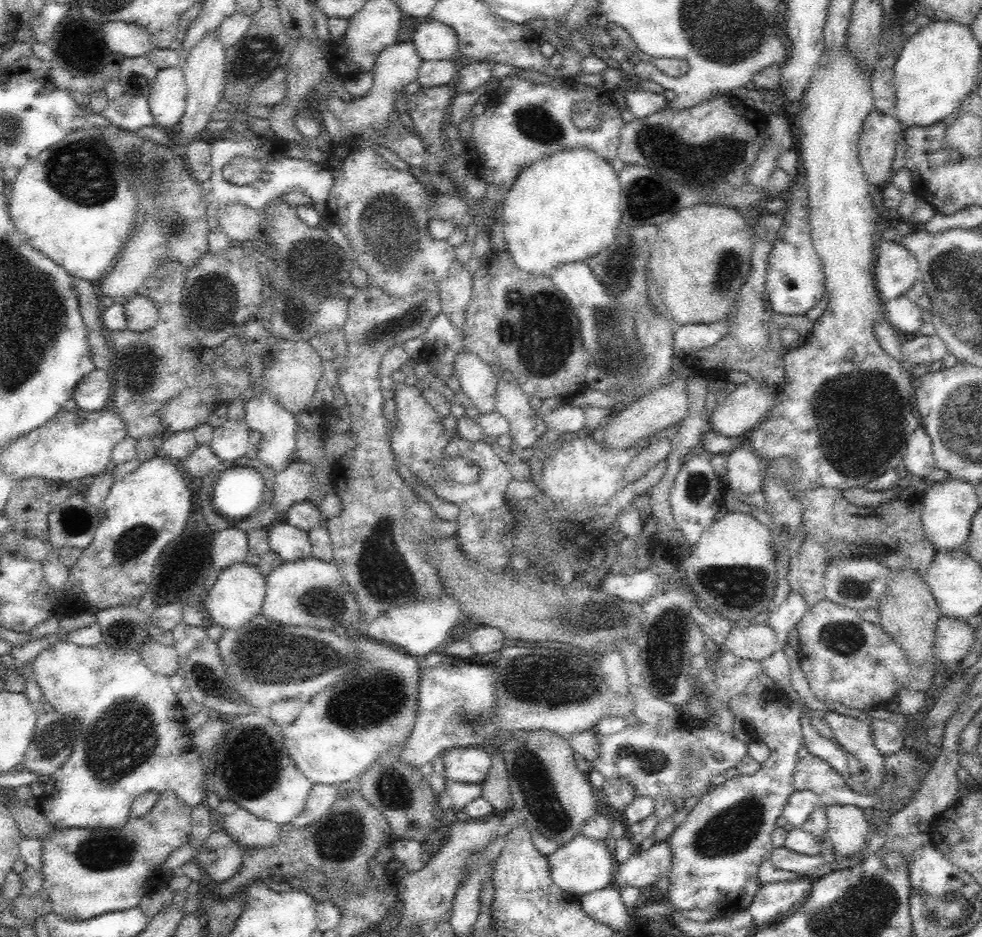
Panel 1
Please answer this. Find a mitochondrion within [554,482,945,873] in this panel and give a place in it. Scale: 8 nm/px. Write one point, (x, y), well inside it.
(732, 829)

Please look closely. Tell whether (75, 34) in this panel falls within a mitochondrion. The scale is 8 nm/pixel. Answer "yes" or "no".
no

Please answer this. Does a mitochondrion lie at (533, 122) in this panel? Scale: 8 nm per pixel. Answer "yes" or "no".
yes

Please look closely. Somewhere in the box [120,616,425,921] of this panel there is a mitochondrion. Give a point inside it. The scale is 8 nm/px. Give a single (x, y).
(263, 655)

